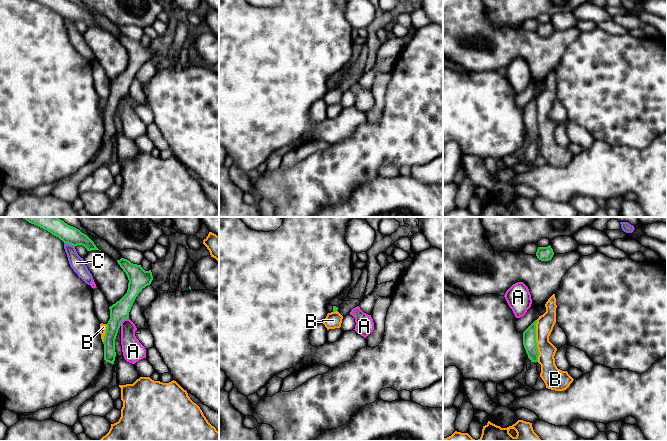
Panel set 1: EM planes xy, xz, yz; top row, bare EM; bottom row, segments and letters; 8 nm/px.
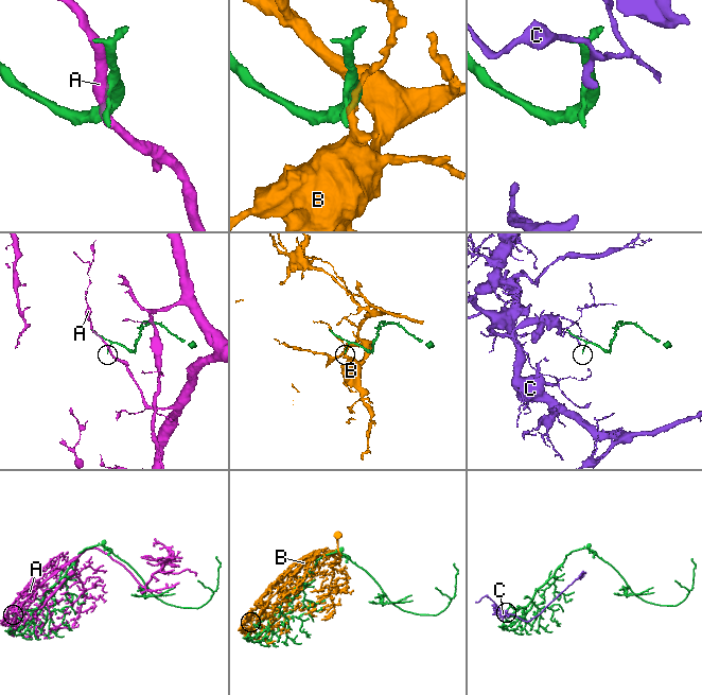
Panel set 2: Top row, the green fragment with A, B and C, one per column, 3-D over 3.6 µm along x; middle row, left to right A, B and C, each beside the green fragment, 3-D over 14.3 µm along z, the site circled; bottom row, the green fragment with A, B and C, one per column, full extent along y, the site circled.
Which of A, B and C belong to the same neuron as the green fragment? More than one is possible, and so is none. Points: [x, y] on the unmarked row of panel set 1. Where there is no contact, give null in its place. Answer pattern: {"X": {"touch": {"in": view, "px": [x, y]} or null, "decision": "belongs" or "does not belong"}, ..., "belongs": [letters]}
{"A": {"touch": {"in": "xy", "px": [123, 95]}, "decision": "does not belong"}, "B": {"touch": {"in": "yz", "px": [535, 117]}, "decision": "does not belong"}, "C": {"touch": {"in": "xy", "px": [69, 19]}, "decision": "does not belong"}, "belongs": []}

